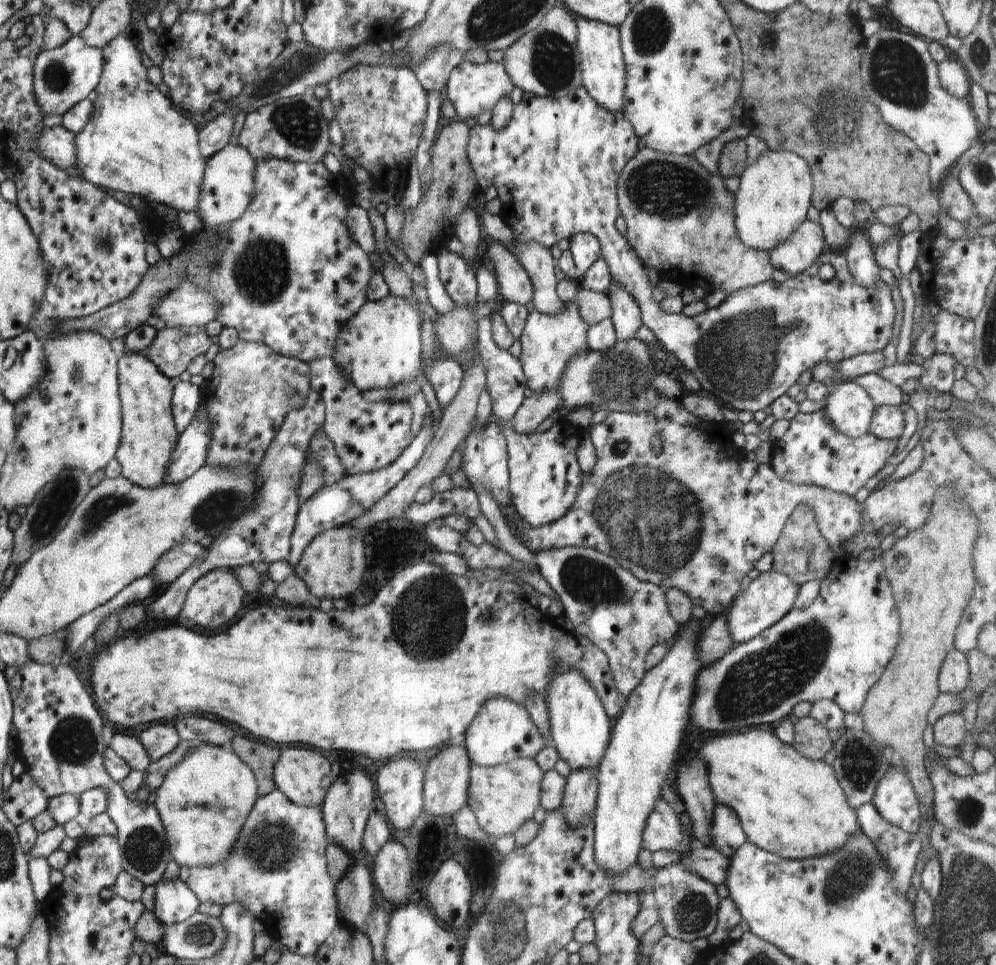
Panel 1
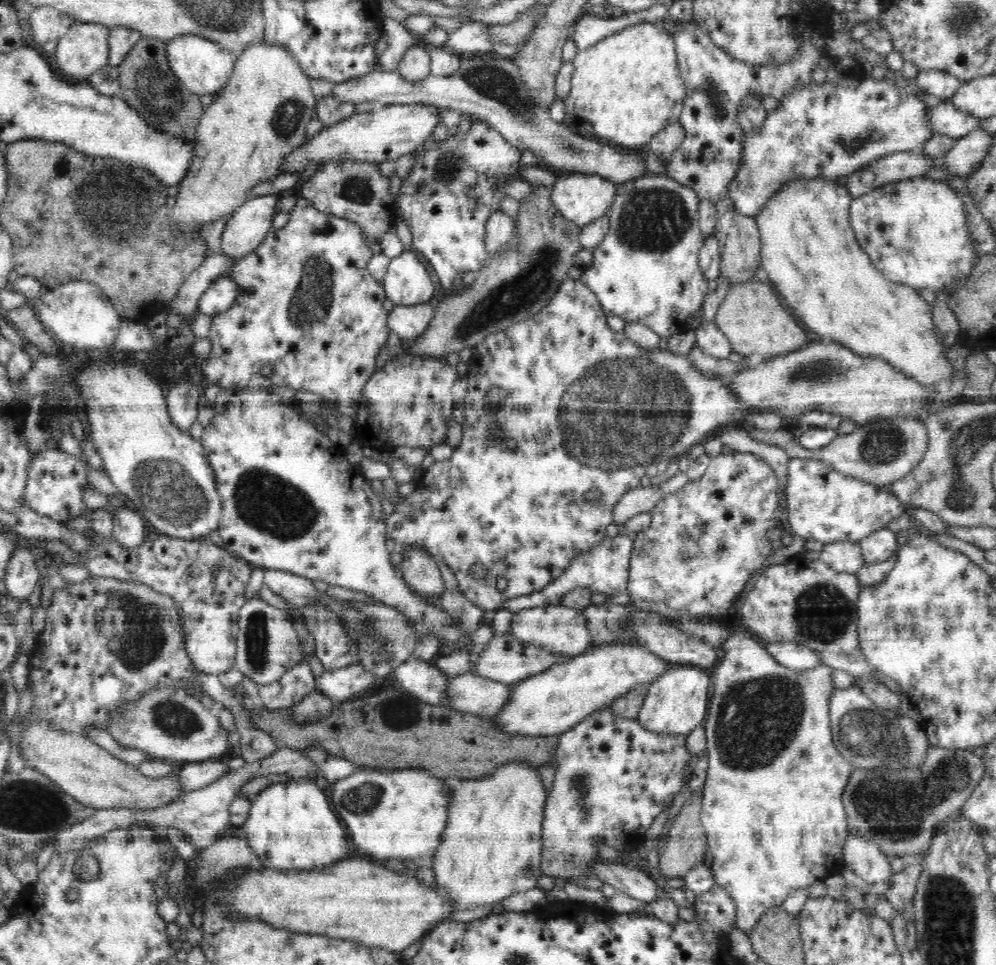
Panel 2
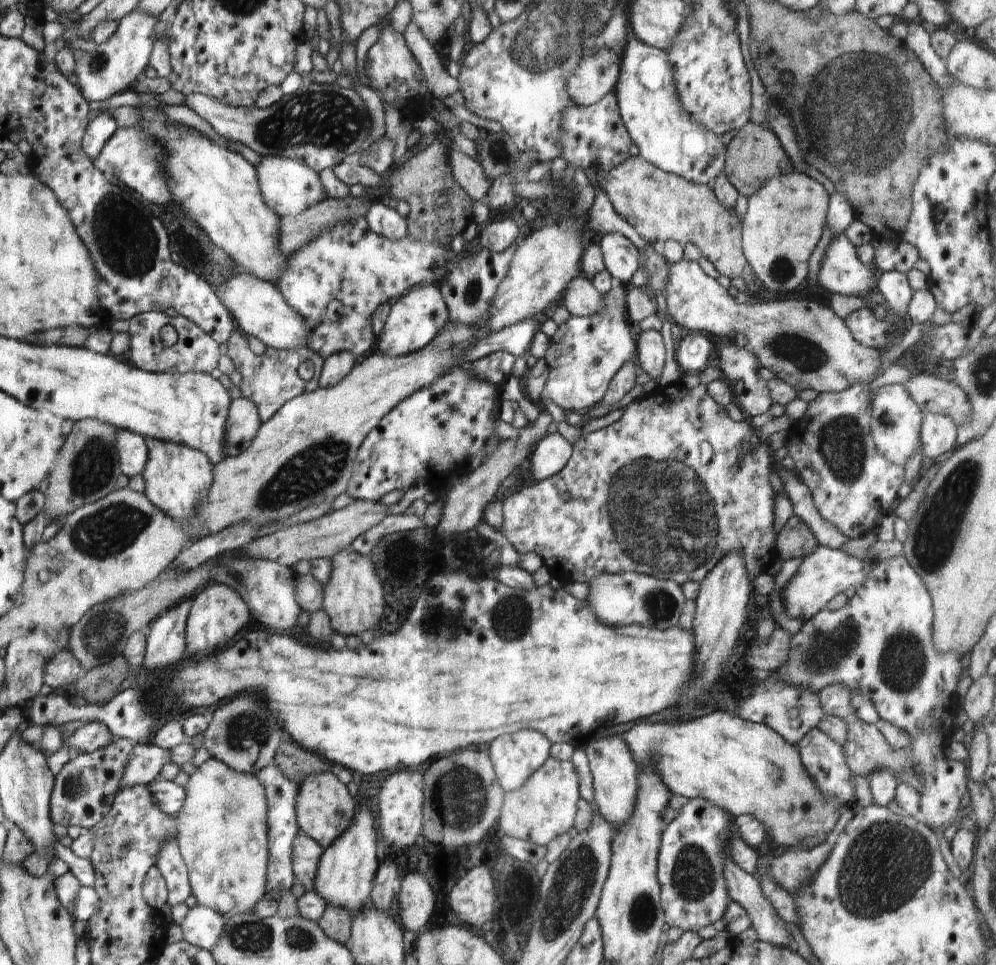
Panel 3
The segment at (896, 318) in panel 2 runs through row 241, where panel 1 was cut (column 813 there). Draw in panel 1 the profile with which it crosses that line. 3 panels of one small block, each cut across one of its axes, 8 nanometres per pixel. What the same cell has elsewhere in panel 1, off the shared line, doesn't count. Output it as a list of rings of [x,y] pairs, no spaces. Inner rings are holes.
[[[760,727],[749,729],[748,732],[735,732],[733,734],[718,734],[712,736],[710,740],[704,742],[702,748],[698,748],[699,758],[707,765],[707,778],[712,790],[716,804],[730,808],[739,819],[740,825],[748,838],[747,842],[758,846],[760,849],[776,854],[778,857],[786,859],[806,859],[807,857],[818,857],[828,855],[840,849],[849,837],[852,837],[859,830],[859,823],[854,809],[846,801],[844,790],[840,787],[833,766],[825,764],[823,760],[812,761],[801,756],[792,745],[783,744],[774,734]]]

